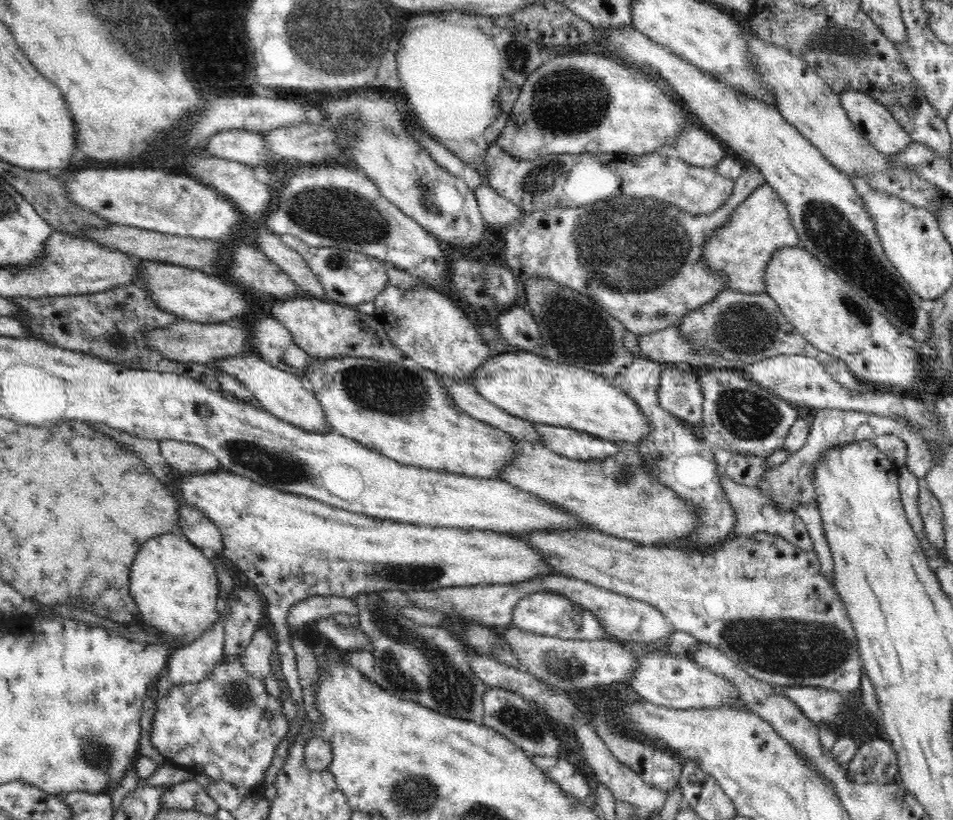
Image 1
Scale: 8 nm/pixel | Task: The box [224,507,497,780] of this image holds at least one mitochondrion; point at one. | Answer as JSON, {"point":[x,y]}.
{"point":[452,690]}

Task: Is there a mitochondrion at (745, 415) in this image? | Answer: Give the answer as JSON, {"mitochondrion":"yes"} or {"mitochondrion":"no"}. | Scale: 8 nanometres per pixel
{"mitochondrion":"yes"}

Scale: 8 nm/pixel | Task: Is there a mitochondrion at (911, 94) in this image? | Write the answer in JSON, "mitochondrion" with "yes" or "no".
{"mitochondrion":"yes"}

